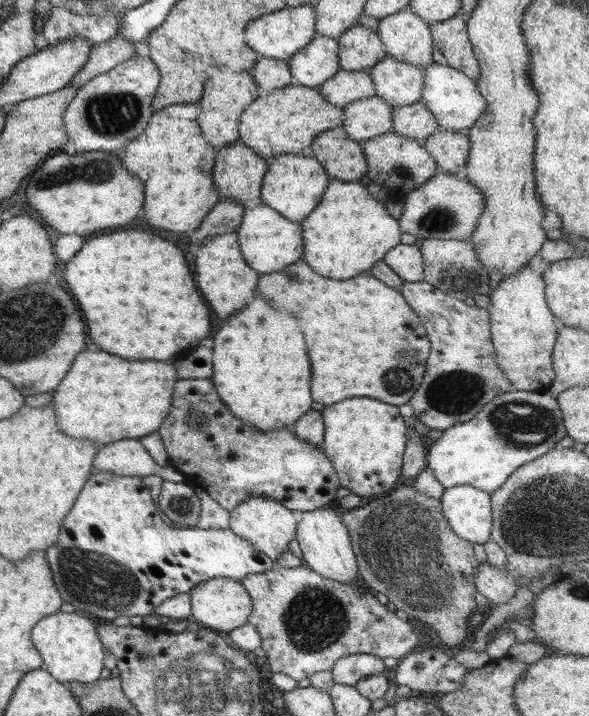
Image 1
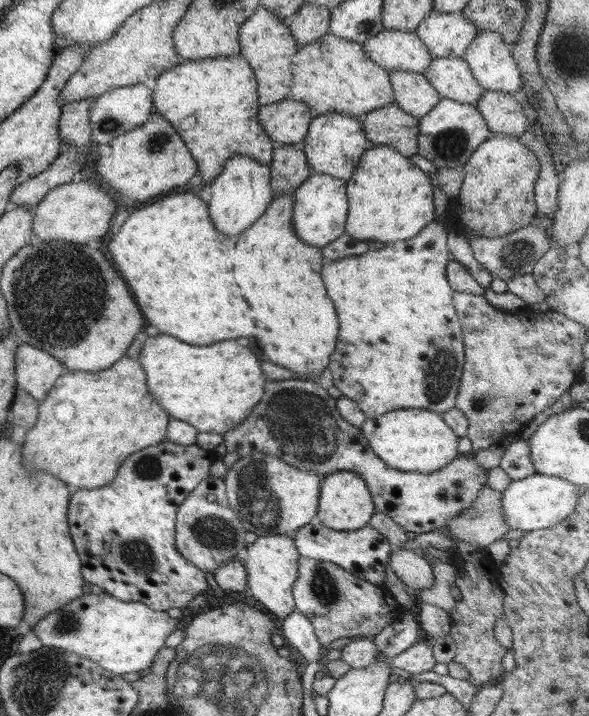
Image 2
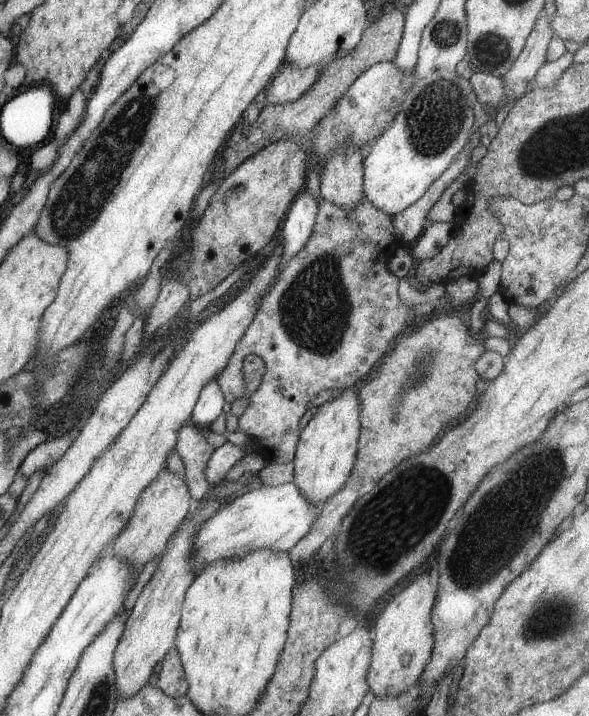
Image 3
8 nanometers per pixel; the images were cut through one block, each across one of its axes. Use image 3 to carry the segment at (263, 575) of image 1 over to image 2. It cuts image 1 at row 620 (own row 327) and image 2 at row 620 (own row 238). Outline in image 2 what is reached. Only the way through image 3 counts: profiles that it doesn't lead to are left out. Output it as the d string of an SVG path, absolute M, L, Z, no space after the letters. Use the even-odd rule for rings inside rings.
M304 556L298 559L298 576L294 581L294 586L292 586L292 595L295 599L295 610L310 620L310 623L314 626L315 635L318 637L324 651L330 642L334 642L339 638L378 634L386 626L402 618L404 612L406 612L404 606L392 597L392 593L389 593L386 587L362 580L334 563L314 560Z

